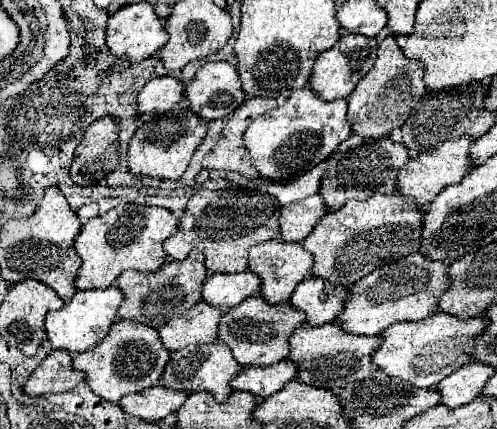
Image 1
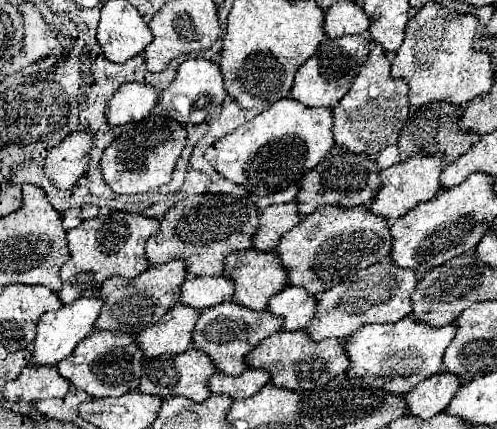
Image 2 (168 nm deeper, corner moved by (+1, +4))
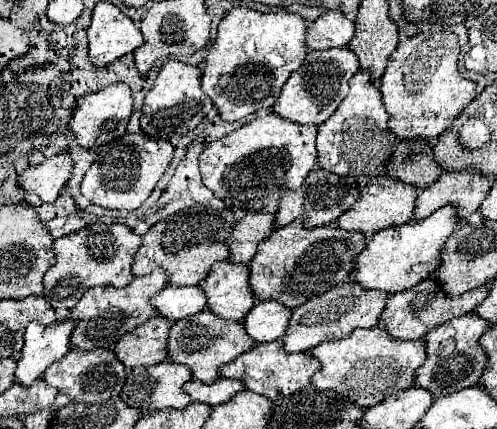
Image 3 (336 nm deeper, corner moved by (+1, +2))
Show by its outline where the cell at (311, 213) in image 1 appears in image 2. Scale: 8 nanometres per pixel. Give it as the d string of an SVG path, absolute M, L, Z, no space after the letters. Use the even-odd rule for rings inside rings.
M284 203L284 205L272 205L266 209L260 209L260 229L254 235L252 249L256 251L272 251L282 233L290 231L294 223L298 223L302 217L296 211L296 203Z

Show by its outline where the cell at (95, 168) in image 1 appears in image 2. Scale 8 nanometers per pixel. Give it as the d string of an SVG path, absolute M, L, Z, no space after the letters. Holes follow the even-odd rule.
M72 133L48 153L44 171L54 187L68 189L86 173L92 141L88 133Z

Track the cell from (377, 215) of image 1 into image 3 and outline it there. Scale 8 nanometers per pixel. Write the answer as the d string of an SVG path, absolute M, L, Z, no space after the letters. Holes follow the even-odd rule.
M296 219L286 227L274 229L272 237L262 241L262 247L258 247L258 253L248 263L250 285L258 299L274 299L296 309L308 299L348 281L354 269L354 257L358 257L362 249L366 249L364 233L344 231L334 225L306 229L304 223Z

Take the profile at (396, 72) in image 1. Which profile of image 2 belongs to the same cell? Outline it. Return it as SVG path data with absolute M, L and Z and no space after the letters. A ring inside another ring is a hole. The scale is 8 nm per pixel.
M376 45L354 77L350 91L342 97L338 107L332 109L334 143L350 153L376 157L390 143L396 143L398 115L404 115L404 105L408 105L408 85L402 79L390 77L390 61L382 47Z

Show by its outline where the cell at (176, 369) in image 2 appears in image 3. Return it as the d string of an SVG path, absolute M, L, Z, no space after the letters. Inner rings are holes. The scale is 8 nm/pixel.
M164 361L158 365L150 365L146 369L130 369L126 377L126 385L122 387L120 399L132 407L138 407L142 411L160 411L160 409L186 409L192 399L184 391L184 383L192 379L190 367L184 363L174 363L174 361Z

